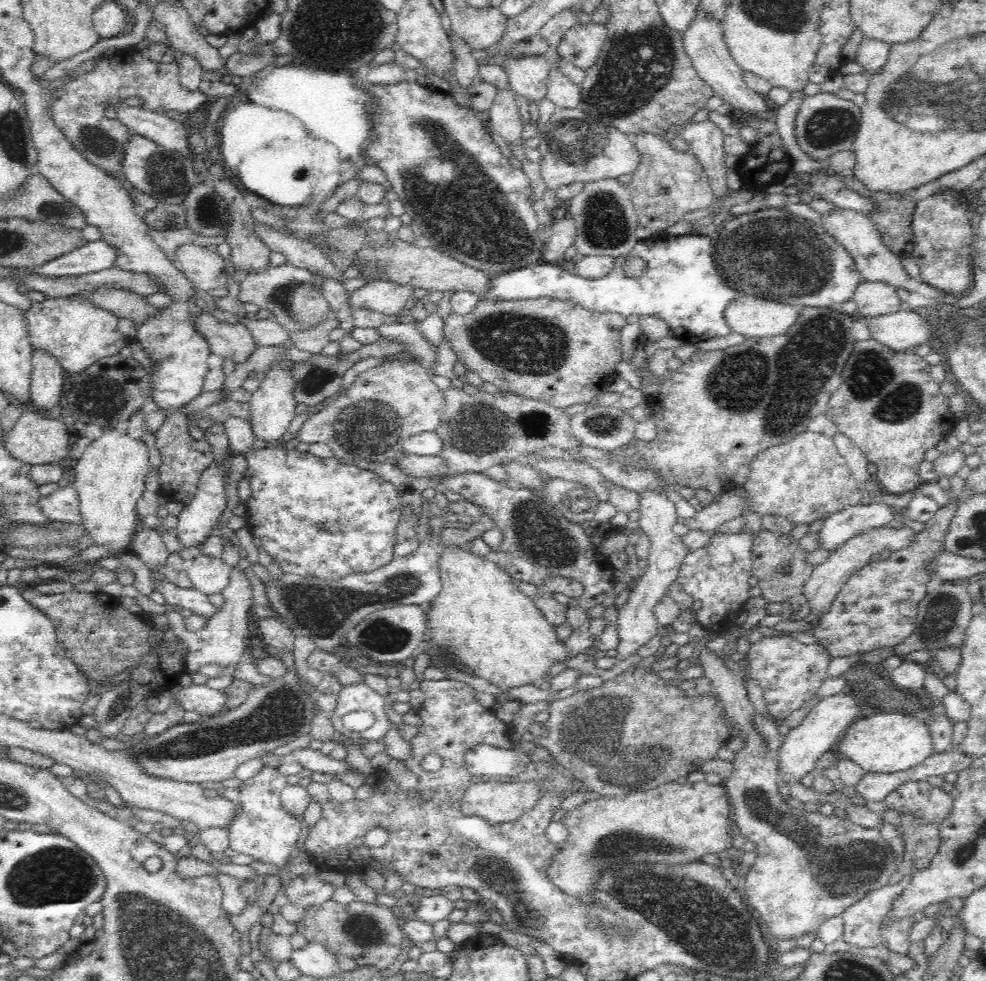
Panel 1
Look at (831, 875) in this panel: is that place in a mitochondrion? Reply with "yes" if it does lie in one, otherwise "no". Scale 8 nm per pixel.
yes

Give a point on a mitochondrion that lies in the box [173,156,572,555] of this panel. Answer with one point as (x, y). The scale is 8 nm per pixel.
(482, 430)

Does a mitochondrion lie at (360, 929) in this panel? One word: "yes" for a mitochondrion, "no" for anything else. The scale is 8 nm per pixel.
yes

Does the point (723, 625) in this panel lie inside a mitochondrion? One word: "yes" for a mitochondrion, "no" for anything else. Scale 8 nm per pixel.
no

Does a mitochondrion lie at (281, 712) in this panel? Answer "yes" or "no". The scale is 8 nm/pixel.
yes

